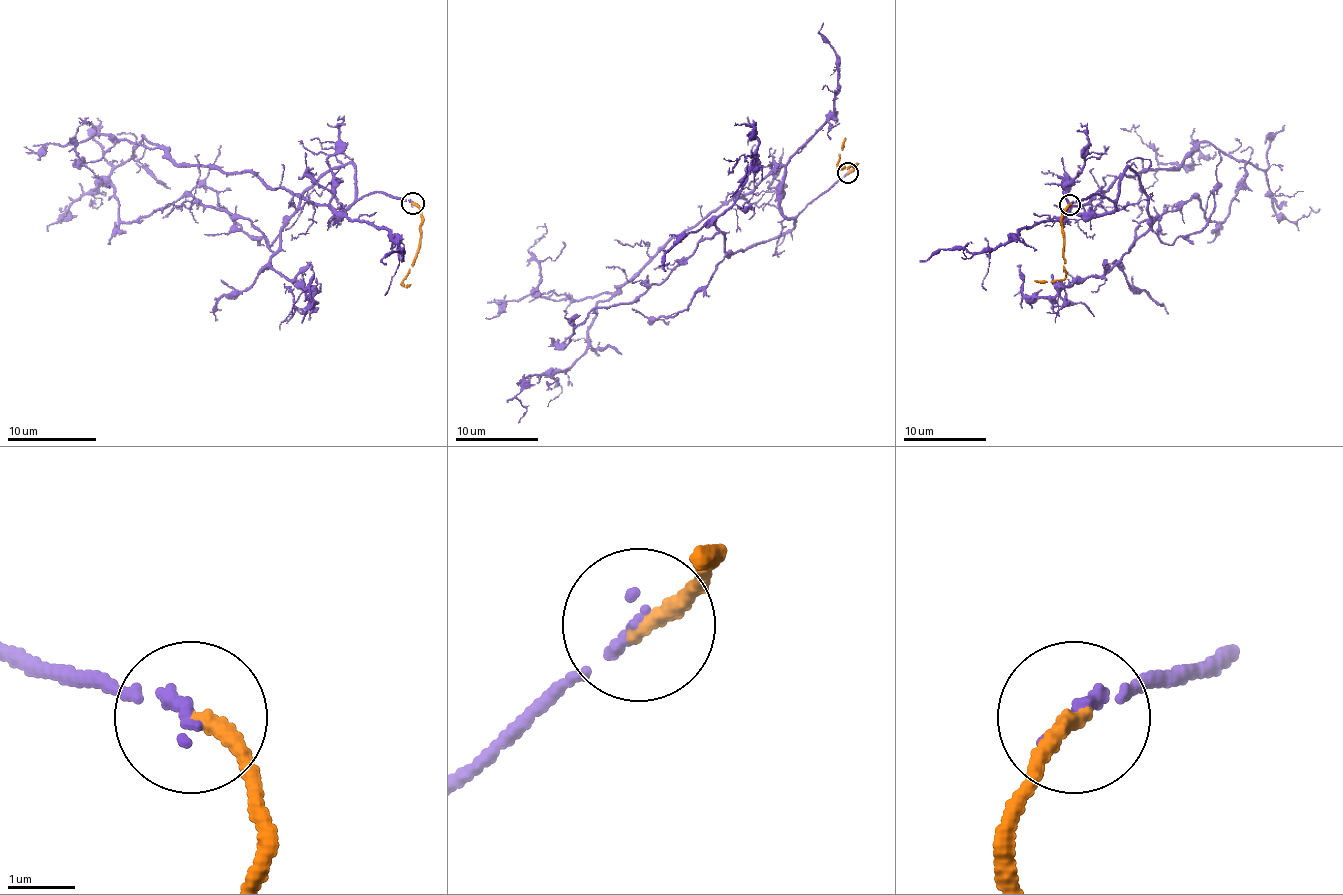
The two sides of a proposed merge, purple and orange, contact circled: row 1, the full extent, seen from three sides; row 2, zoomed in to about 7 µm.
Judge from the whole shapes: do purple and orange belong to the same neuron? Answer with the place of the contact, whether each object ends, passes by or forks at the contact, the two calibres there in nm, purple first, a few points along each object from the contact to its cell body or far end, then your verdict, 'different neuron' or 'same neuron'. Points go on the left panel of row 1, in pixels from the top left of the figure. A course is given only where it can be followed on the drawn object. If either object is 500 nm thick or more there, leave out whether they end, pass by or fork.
(412, 203) | purple ends | orange ends | 160/280 nm | purple via (413, 204), (369, 193), (335, 213), (251, 173), (180, 166), (143, 137), (56, 221), (67, 215), (58, 208) | orange via (413, 204), (420, 210), (422, 226), (420, 250), (404, 279), (404, 286), (411, 283) | same neuron

